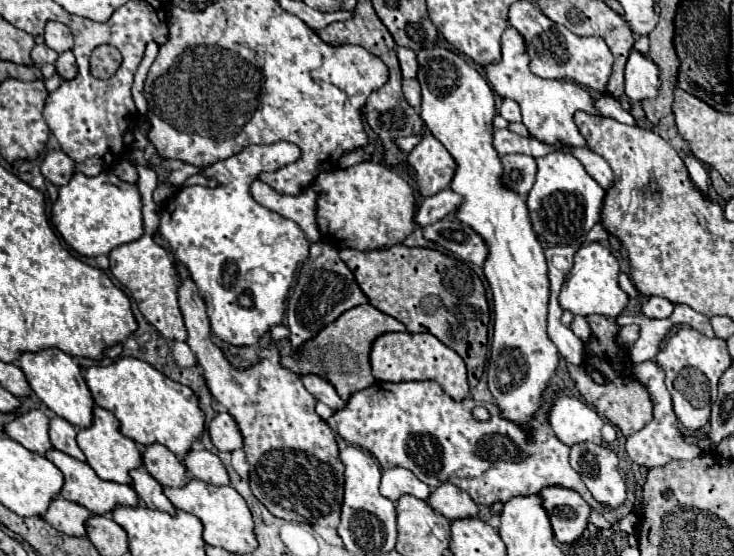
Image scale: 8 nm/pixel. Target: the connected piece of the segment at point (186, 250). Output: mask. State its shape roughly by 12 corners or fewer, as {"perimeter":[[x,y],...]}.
{"perimeter":[[251,145],[181,187],[159,233],[211,331],[257,345],[283,321],[303,229],[249,193],[301,157]]}

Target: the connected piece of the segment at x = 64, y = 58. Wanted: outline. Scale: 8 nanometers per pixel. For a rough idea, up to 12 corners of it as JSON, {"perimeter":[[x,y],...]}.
{"perimeter":[[73,51],[59,55],[57,73],[63,79],[77,75],[77,63]]}

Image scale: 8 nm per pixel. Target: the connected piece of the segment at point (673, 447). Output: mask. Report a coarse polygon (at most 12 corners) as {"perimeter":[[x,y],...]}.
{"perimeter":[[653,361],[633,367],[653,401],[653,421],[627,437],[633,463],[653,469],[695,459],[683,441],[665,373]]}

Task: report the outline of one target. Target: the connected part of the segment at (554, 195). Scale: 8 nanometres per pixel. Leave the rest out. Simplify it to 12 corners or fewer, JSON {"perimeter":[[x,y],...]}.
{"perimeter":[[571,155],[537,157],[533,229],[569,245],[599,223],[605,191]]}

